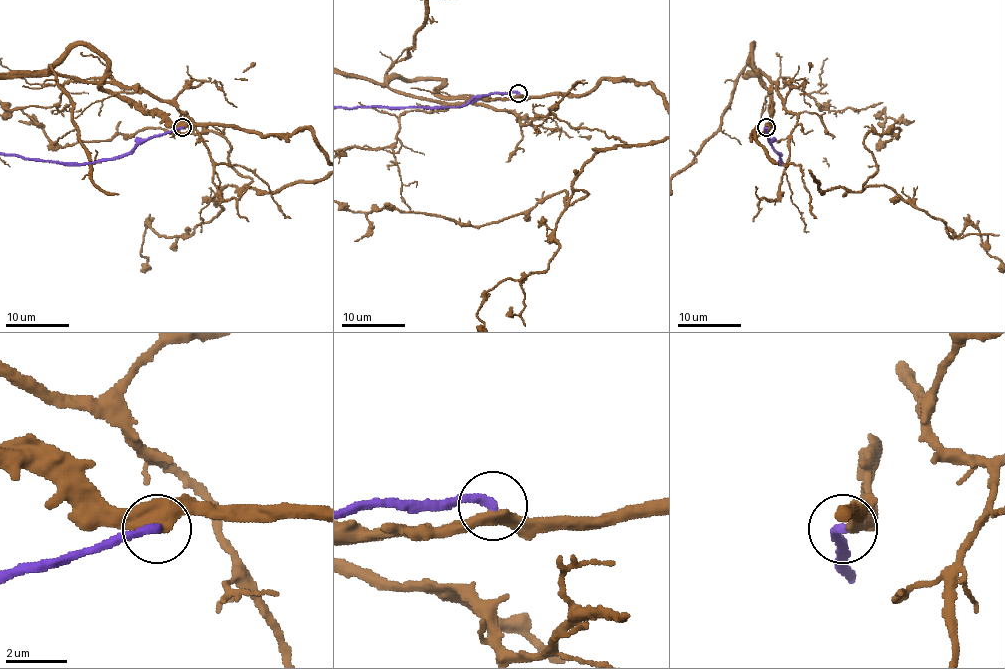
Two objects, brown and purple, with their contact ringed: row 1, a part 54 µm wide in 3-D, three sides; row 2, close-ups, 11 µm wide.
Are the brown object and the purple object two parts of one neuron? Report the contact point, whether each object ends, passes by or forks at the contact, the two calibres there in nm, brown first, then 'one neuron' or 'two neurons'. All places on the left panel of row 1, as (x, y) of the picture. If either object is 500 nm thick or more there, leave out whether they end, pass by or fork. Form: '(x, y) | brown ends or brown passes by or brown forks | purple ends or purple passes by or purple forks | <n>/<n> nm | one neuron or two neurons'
(182, 127) | brown passes by | purple ends | 460/300 nm | two neurons

